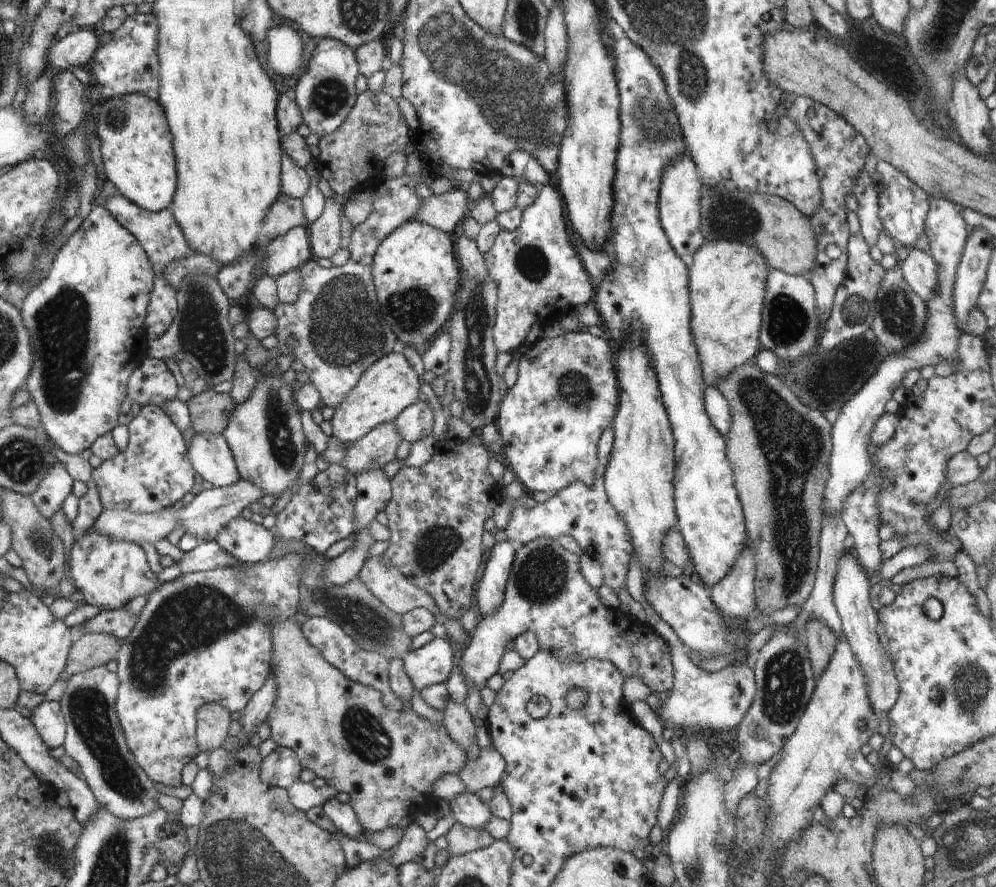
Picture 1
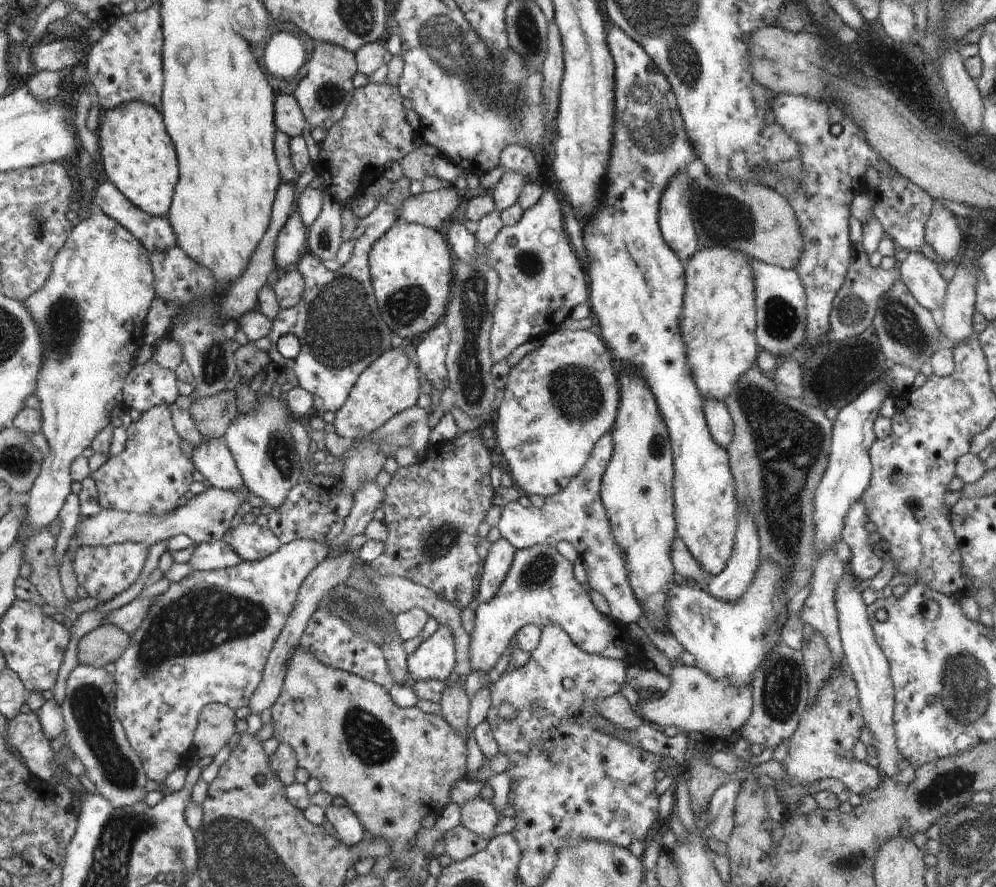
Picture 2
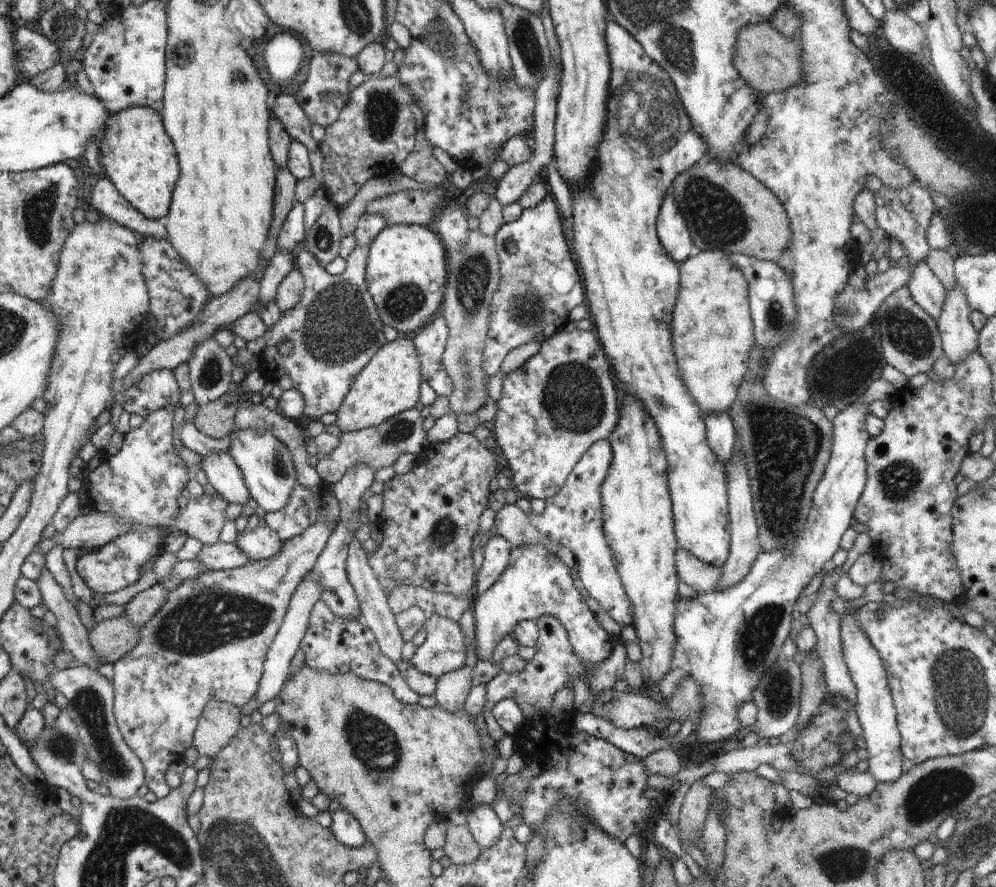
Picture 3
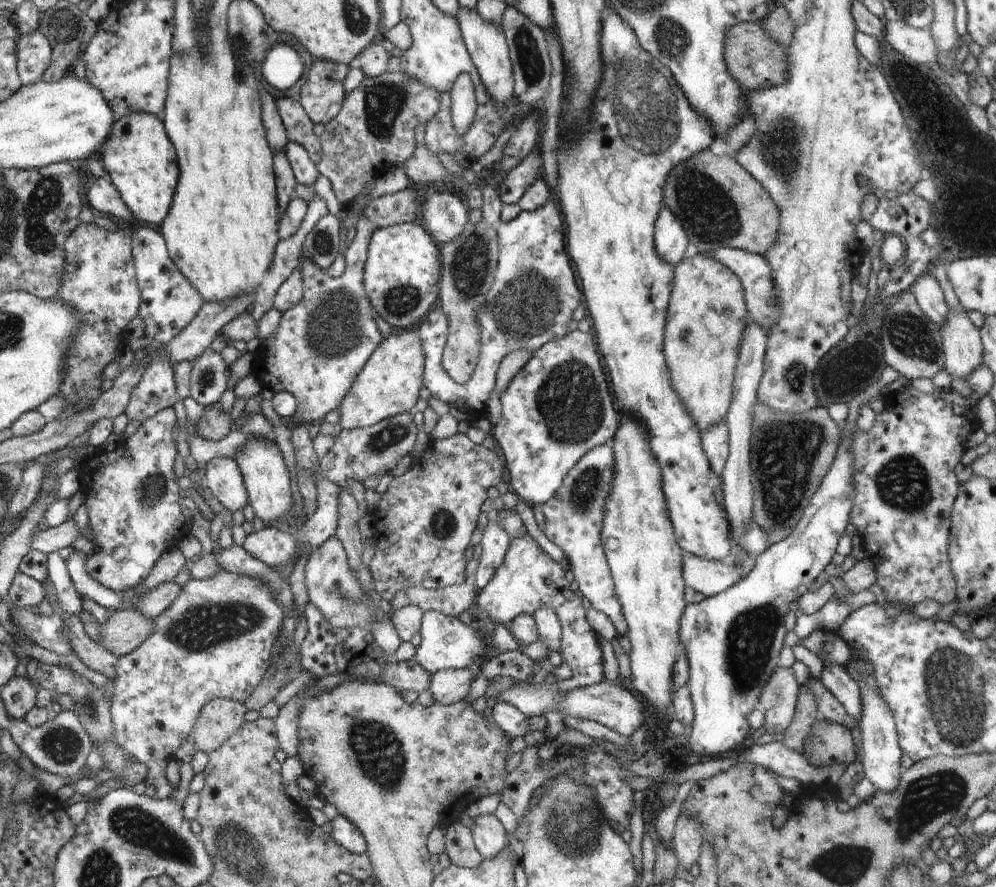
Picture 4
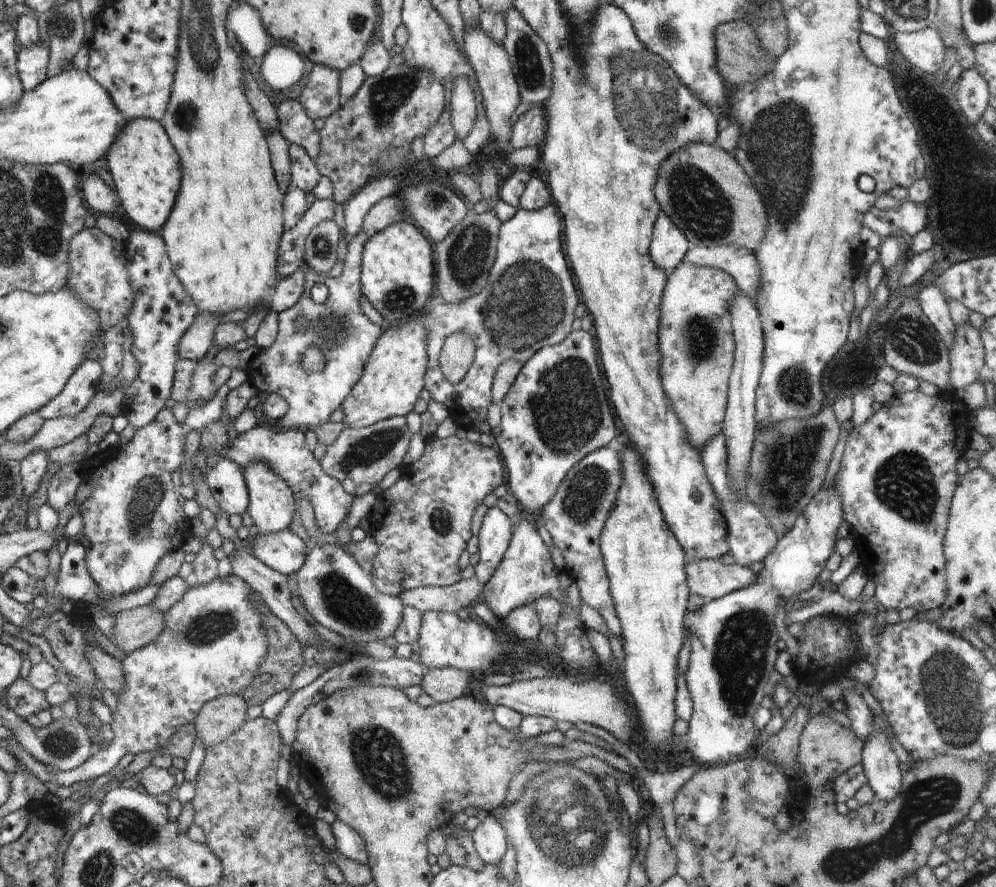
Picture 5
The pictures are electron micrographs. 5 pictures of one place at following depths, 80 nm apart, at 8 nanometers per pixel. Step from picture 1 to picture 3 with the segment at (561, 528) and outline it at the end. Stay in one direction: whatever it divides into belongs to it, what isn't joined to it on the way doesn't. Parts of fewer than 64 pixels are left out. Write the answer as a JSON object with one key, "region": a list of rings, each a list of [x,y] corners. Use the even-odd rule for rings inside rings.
{"region":[[[608,440],[596,442],[578,460],[576,467],[572,468],[560,492],[546,499],[546,508],[541,514],[534,511],[526,514],[515,504],[507,504],[496,512],[492,530],[502,534],[508,540],[511,549],[526,544],[569,548],[576,560],[578,578],[590,597],[594,598],[602,610],[623,628],[632,625],[632,608],[630,608],[632,604],[628,604],[628,596],[624,596],[624,586],[620,584],[620,576],[614,566],[612,550],[608,548],[604,540],[602,526],[600,490],[608,476],[612,460],[612,448]]]}

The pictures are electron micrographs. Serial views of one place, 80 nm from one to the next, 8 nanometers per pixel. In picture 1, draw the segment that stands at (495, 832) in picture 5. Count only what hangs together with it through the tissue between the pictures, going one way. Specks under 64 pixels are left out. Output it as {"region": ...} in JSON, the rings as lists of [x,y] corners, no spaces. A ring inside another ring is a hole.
{"region":[[[468,791],[458,793],[449,803],[455,820],[473,829],[486,828],[488,820],[493,816],[488,804]]]}

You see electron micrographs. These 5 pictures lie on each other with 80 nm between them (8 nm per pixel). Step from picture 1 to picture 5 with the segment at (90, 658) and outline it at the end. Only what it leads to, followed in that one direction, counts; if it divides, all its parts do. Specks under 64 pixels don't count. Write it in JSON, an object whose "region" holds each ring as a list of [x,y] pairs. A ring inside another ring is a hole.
{"region":[[[149,605],[120,612],[113,617],[111,641],[126,654],[156,641],[166,628],[165,613],[157,612]]]}

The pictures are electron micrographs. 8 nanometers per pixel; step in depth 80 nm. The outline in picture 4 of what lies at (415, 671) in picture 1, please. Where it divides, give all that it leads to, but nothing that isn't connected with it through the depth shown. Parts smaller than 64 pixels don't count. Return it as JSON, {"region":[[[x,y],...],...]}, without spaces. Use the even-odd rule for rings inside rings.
{"region":[[[437,611],[423,612],[420,635],[422,642],[417,646],[413,660],[430,675],[440,670],[472,669],[484,650],[492,644],[491,638],[485,636],[479,628],[474,629],[461,622],[456,616],[445,616]]]}

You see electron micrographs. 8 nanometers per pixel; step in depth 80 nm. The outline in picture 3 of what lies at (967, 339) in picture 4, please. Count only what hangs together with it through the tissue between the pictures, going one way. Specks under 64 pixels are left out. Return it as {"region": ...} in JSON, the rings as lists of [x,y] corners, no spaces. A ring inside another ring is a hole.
{"region":[[[954,286],[947,294],[944,308],[935,322],[944,356],[958,367],[958,362],[974,356],[978,350],[979,331],[972,325],[970,314],[973,311],[966,302],[964,290]]]}

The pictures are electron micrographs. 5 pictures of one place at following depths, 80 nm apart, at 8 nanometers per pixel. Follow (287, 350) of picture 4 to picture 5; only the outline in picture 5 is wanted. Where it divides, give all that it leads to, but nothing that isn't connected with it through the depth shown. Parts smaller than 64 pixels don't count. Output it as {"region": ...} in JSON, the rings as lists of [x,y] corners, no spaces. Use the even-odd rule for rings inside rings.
{"region":[[[361,231],[352,236],[347,237],[348,253],[344,262],[344,271],[338,278],[332,278],[329,275],[316,274],[312,272],[310,268],[305,266],[304,275],[306,278],[304,292],[300,301],[294,304],[291,308],[278,313],[278,333],[277,338],[270,348],[266,350],[256,349],[251,353],[249,359],[246,362],[246,372],[248,380],[256,390],[259,392],[267,392],[269,395],[280,396],[286,399],[289,404],[288,412],[278,420],[280,428],[300,428],[302,430],[308,428],[314,430],[317,426],[326,424],[330,421],[330,415],[334,410],[338,410],[345,398],[348,398],[348,394],[352,391],[352,388],[358,383],[358,380],[362,377],[365,365],[368,358],[372,353],[372,348],[378,340],[378,336],[382,335],[384,327],[374,324],[369,320],[362,311],[360,305],[360,298],[362,298],[361,292],[361,265],[362,265],[362,250],[364,250],[364,242],[367,242],[369,237]],[[322,283],[328,287],[330,294],[328,294],[328,300],[324,304],[314,304],[311,298],[311,289],[315,284]],[[297,314],[304,314],[308,320],[310,320],[310,330],[306,332],[298,332],[293,325],[293,318]],[[308,344],[318,346],[322,352],[324,352],[324,368],[320,372],[314,372],[314,374],[308,374],[302,370],[300,366],[300,356]]]}

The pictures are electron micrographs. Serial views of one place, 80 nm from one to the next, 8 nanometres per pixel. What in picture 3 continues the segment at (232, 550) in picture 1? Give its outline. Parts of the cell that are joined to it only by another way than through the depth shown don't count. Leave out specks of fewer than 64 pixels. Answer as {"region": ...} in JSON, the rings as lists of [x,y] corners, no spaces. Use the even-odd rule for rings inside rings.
{"region":[[[266,526],[257,527],[254,530],[246,529],[238,533],[236,542],[233,544],[236,544],[240,552],[246,554],[246,558],[250,558],[253,562],[278,556],[284,546],[284,542],[279,540],[275,533]]]}

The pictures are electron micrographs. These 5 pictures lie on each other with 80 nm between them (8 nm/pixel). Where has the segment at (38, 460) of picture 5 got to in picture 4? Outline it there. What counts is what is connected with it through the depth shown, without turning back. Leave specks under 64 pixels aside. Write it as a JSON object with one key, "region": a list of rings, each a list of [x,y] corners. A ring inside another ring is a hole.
{"region":[[[33,459],[23,464],[21,484],[16,496],[8,504],[8,512],[4,516],[4,521],[18,518],[20,514],[22,515],[28,511],[28,508],[38,498],[42,480],[44,480],[44,472],[46,472],[46,466],[42,462],[34,462]]]}

